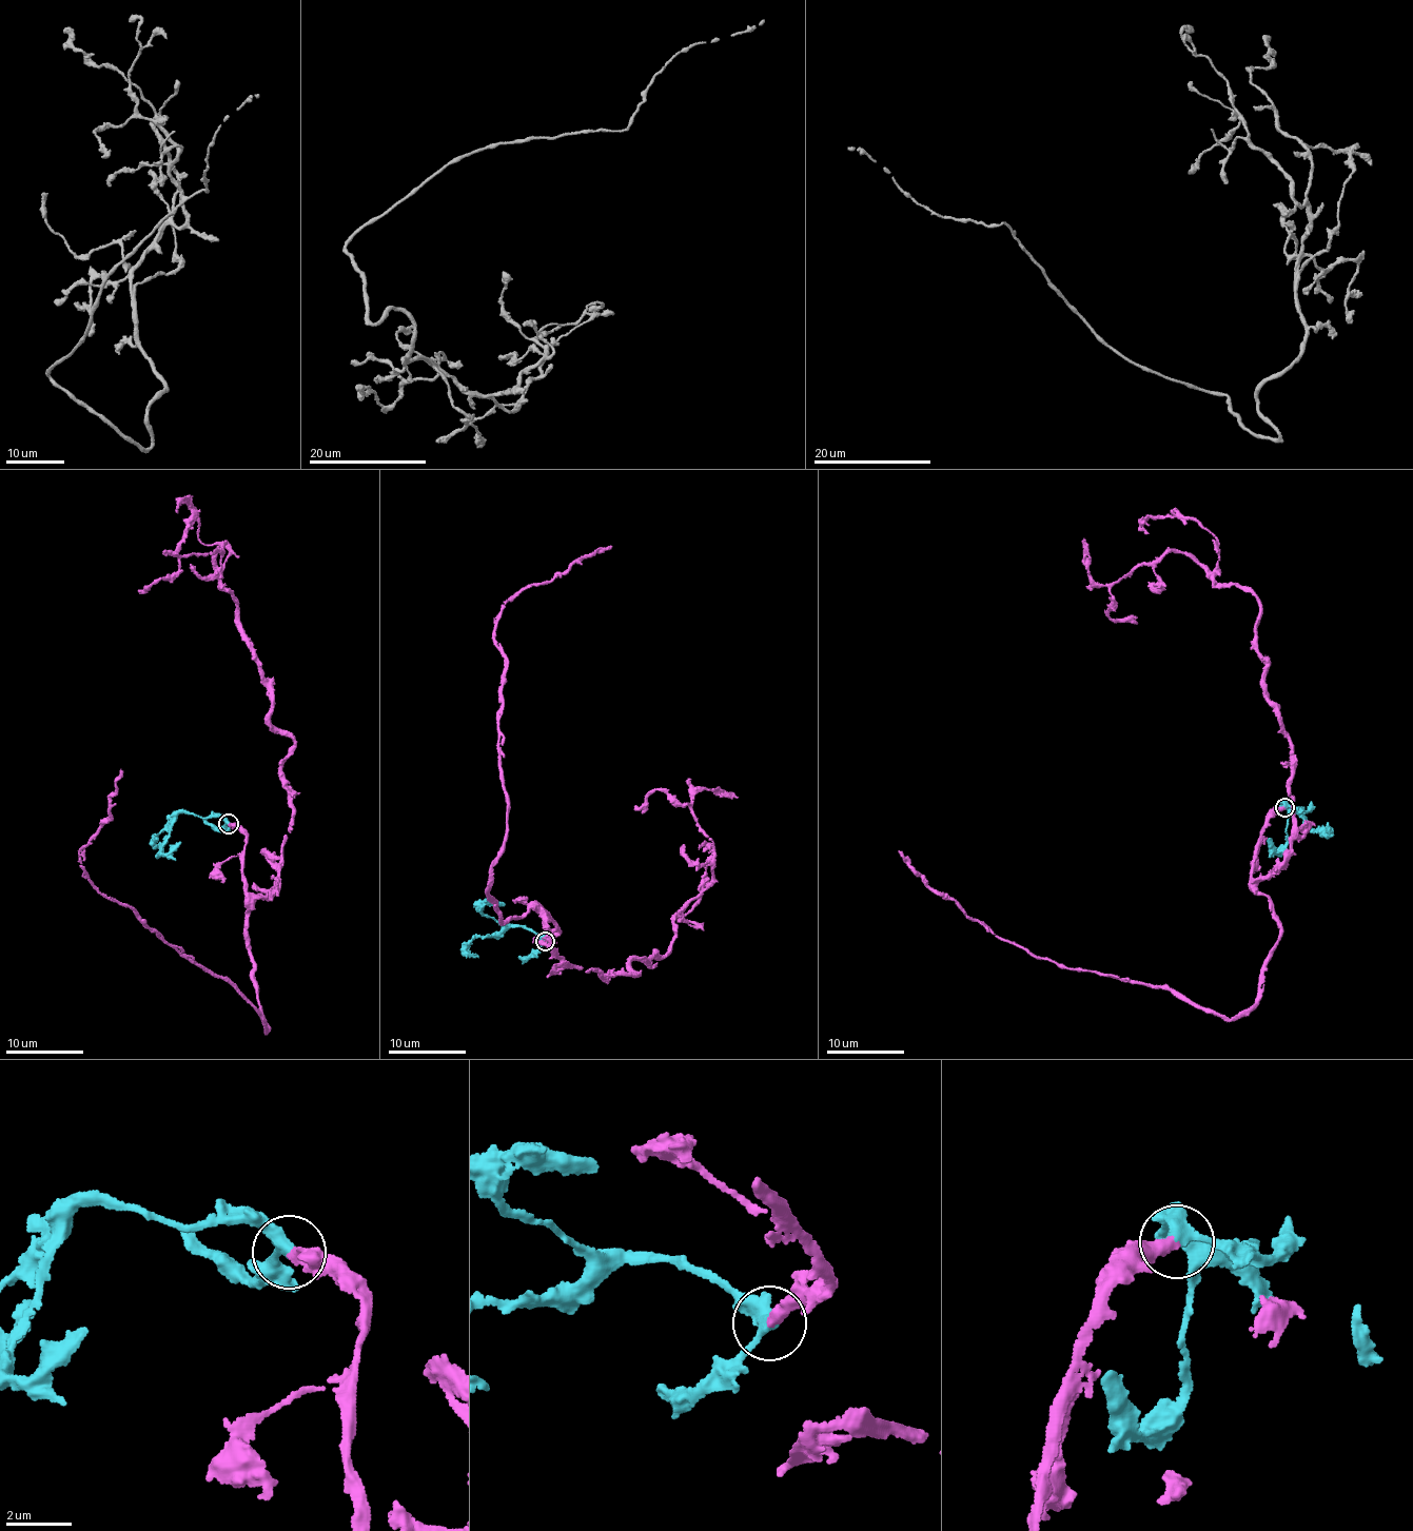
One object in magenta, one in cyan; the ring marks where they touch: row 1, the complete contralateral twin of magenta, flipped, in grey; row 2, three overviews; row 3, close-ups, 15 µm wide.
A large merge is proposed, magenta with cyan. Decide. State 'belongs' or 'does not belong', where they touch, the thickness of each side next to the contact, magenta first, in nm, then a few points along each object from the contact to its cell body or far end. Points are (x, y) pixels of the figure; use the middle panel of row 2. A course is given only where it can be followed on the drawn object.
belongs | (545, 941) | 360/340 nm | magenta via (546, 941), (557, 927), (541, 906), (503, 922), (487, 899), (508, 803), (494, 636), (509, 600), (610, 545) | cyan via (546, 941), (525, 928), (511, 928), (481, 913), (489, 903), (505, 906)

